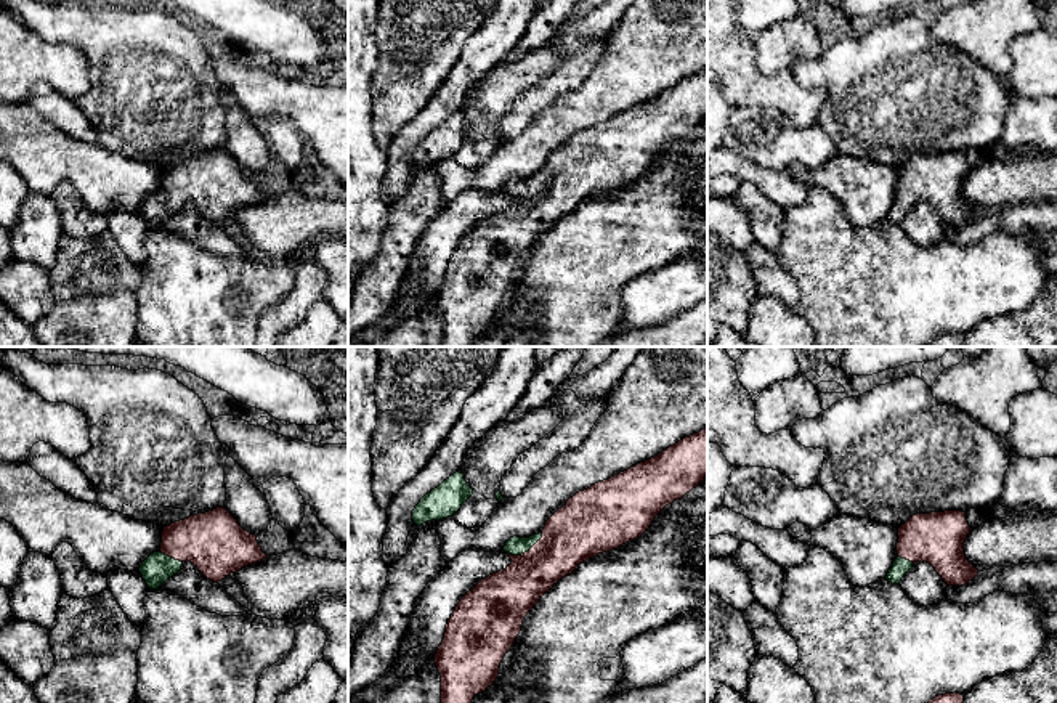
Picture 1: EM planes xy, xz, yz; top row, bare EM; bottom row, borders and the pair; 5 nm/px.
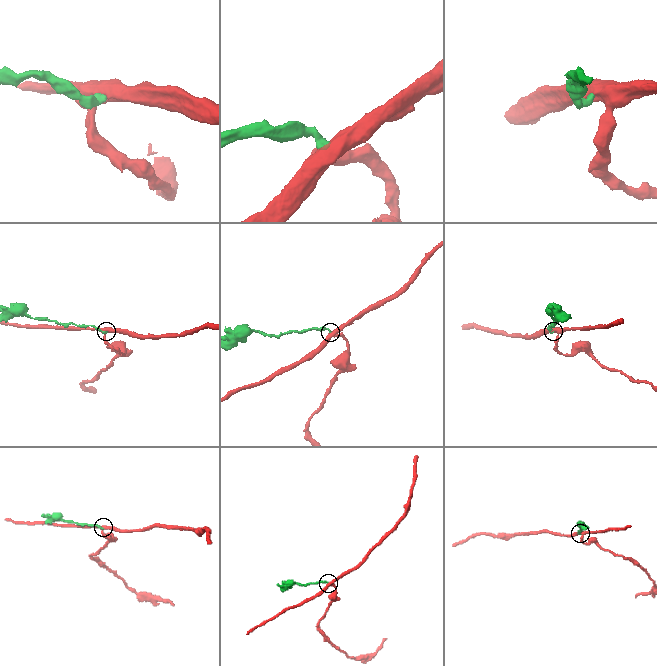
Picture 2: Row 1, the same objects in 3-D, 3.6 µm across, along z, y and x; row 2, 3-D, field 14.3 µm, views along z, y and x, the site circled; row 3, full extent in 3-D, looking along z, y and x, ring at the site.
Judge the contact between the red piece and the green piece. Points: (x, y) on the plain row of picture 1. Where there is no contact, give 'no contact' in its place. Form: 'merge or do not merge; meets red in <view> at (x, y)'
merge; meets red in xz at (525, 193)

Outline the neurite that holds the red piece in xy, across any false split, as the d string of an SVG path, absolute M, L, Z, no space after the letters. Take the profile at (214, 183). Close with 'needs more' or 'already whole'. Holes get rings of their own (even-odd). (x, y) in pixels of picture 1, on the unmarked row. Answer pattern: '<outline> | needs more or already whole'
M217 148L164 167L160 191L143 202L140 213L149 230L159 230L160 225L181 210L184 202L191 202L207 220L218 223L266 197L257 177L245 172L225 148Z | needs more

